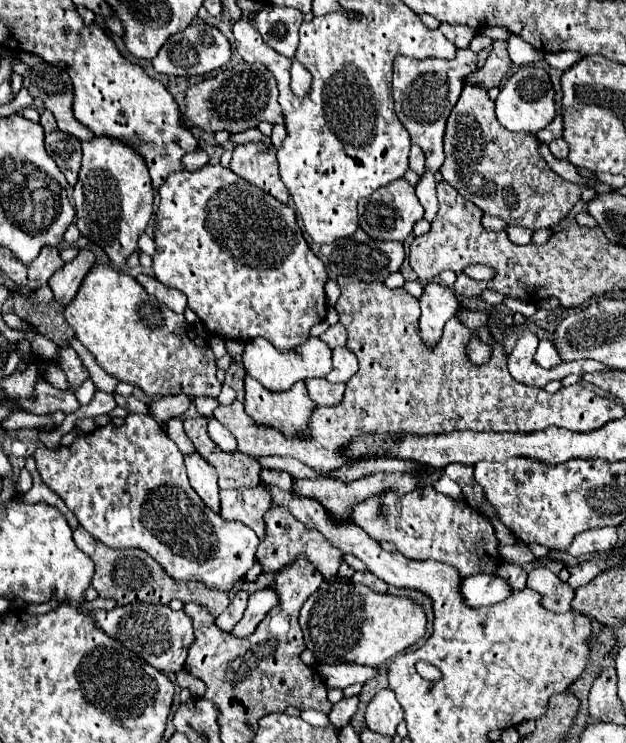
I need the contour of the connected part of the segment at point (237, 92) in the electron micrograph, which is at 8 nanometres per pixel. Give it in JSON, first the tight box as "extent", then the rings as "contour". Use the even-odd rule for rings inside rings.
{"extent":[181,63,283,133],"contour":[[[237,63],[215,77],[209,77],[185,91],[185,111],[181,115],[181,123],[187,129],[199,127],[203,131],[229,131],[241,133],[257,127],[261,121],[283,125],[281,105],[277,103],[277,83],[271,71],[263,65]]]}

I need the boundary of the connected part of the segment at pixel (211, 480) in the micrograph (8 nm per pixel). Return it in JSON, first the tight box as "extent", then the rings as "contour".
{"extent":[185,451,219,511],"contour":[[[197,451],[185,457],[185,467],[191,487],[199,493],[199,497],[205,501],[207,507],[219,511],[219,485],[215,469]]]}

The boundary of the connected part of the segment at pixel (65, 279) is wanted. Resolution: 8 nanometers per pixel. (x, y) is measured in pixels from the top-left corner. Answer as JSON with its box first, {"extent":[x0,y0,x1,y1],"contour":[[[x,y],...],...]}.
{"extent":[49,249,95,305],"contour":[[[81,249],[79,255],[65,263],[59,271],[53,273],[53,277],[49,279],[49,287],[55,293],[55,301],[61,305],[71,303],[71,299],[77,295],[85,275],[89,273],[89,269],[95,265],[95,255],[91,249]]]}

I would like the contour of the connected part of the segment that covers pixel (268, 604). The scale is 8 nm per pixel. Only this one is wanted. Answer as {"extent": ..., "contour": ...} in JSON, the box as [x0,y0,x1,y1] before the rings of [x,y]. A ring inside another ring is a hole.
{"extent":[231,589,279,637],"contour":[[[263,589],[263,591],[251,593],[245,615],[237,623],[237,627],[231,631],[231,635],[249,637],[255,631],[255,627],[261,623],[261,619],[267,615],[267,611],[277,605],[277,601],[279,599],[277,599],[277,593],[273,589]]]}

